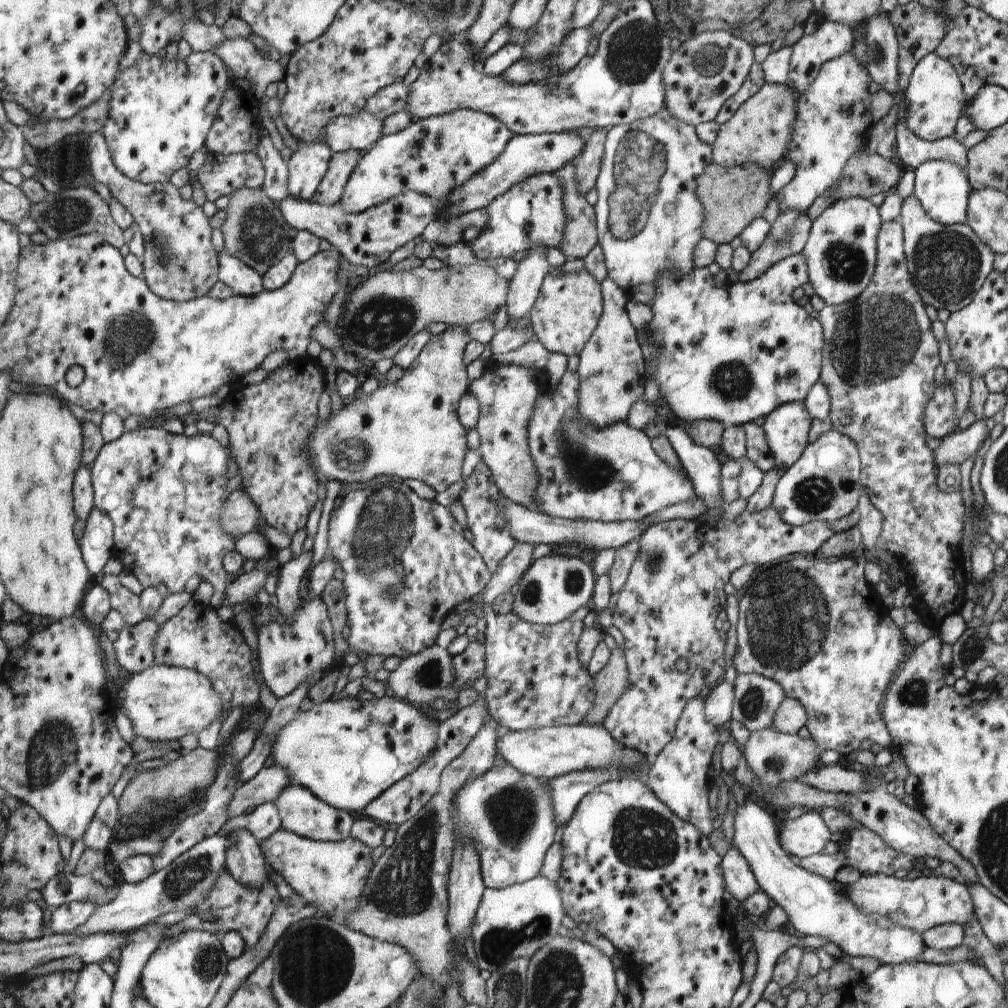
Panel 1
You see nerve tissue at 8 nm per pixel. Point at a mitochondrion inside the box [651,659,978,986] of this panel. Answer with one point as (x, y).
(914, 692)

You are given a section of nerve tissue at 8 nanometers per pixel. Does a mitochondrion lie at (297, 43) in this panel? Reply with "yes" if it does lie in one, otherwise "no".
no

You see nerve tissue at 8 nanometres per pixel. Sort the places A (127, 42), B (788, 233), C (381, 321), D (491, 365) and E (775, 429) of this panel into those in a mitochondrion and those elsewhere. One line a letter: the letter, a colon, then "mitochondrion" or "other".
A: other
B: mitochondrion
C: mitochondrion
D: other
E: other

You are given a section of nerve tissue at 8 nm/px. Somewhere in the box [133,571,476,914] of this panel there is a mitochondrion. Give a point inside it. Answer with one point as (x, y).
(182, 879)

